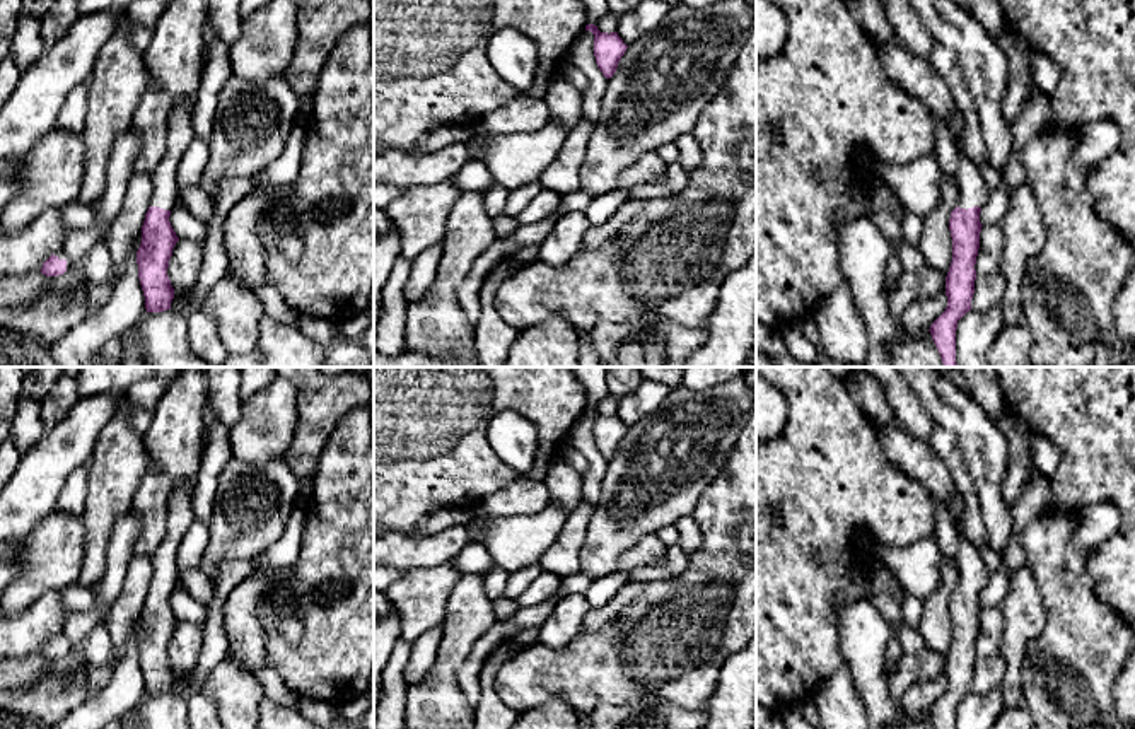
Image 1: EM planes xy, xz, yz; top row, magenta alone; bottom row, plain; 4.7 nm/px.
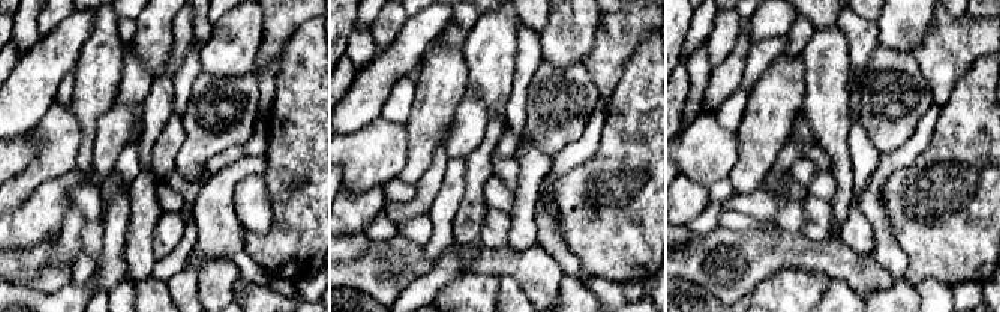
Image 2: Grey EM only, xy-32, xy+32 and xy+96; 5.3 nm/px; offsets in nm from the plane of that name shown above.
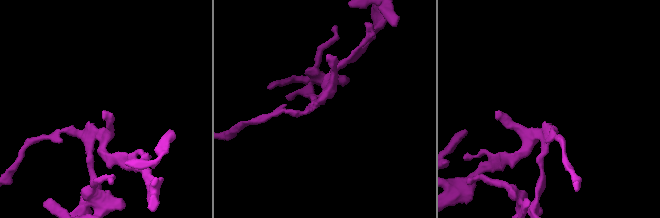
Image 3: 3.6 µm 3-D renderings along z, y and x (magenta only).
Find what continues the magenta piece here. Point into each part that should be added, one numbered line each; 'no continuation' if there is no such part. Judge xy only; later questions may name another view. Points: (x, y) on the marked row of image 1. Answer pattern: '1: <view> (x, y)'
1: xy (180, 130)

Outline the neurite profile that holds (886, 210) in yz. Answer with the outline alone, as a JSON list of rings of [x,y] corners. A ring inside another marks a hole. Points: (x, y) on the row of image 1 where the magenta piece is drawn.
[[[874,183],[869,219],[891,242],[891,256],[886,265],[886,280],[889,292],[893,292],[894,282],[905,271],[898,254],[898,248],[905,241],[901,212],[903,205],[899,203],[894,190],[886,184]]]

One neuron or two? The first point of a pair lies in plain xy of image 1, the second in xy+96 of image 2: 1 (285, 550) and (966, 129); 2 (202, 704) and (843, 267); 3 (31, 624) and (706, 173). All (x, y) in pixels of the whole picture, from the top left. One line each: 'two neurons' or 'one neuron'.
1: two neurons
2: two neurons
3: two neurons

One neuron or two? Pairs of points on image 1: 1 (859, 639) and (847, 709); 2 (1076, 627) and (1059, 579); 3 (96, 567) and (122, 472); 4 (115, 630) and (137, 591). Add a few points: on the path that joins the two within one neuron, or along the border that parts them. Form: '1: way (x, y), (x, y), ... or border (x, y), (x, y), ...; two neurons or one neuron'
1: border (845, 663), (866, 711); two neurons
2: way (1076, 615), (1069, 591); one neuron
3: way (96, 543), (99, 514), (110, 495); one neuron
4: way (120, 620), (130, 601); one neuron

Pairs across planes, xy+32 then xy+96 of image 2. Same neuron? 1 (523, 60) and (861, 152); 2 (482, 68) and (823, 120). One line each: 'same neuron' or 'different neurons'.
1: same neuron
2: same neuron

